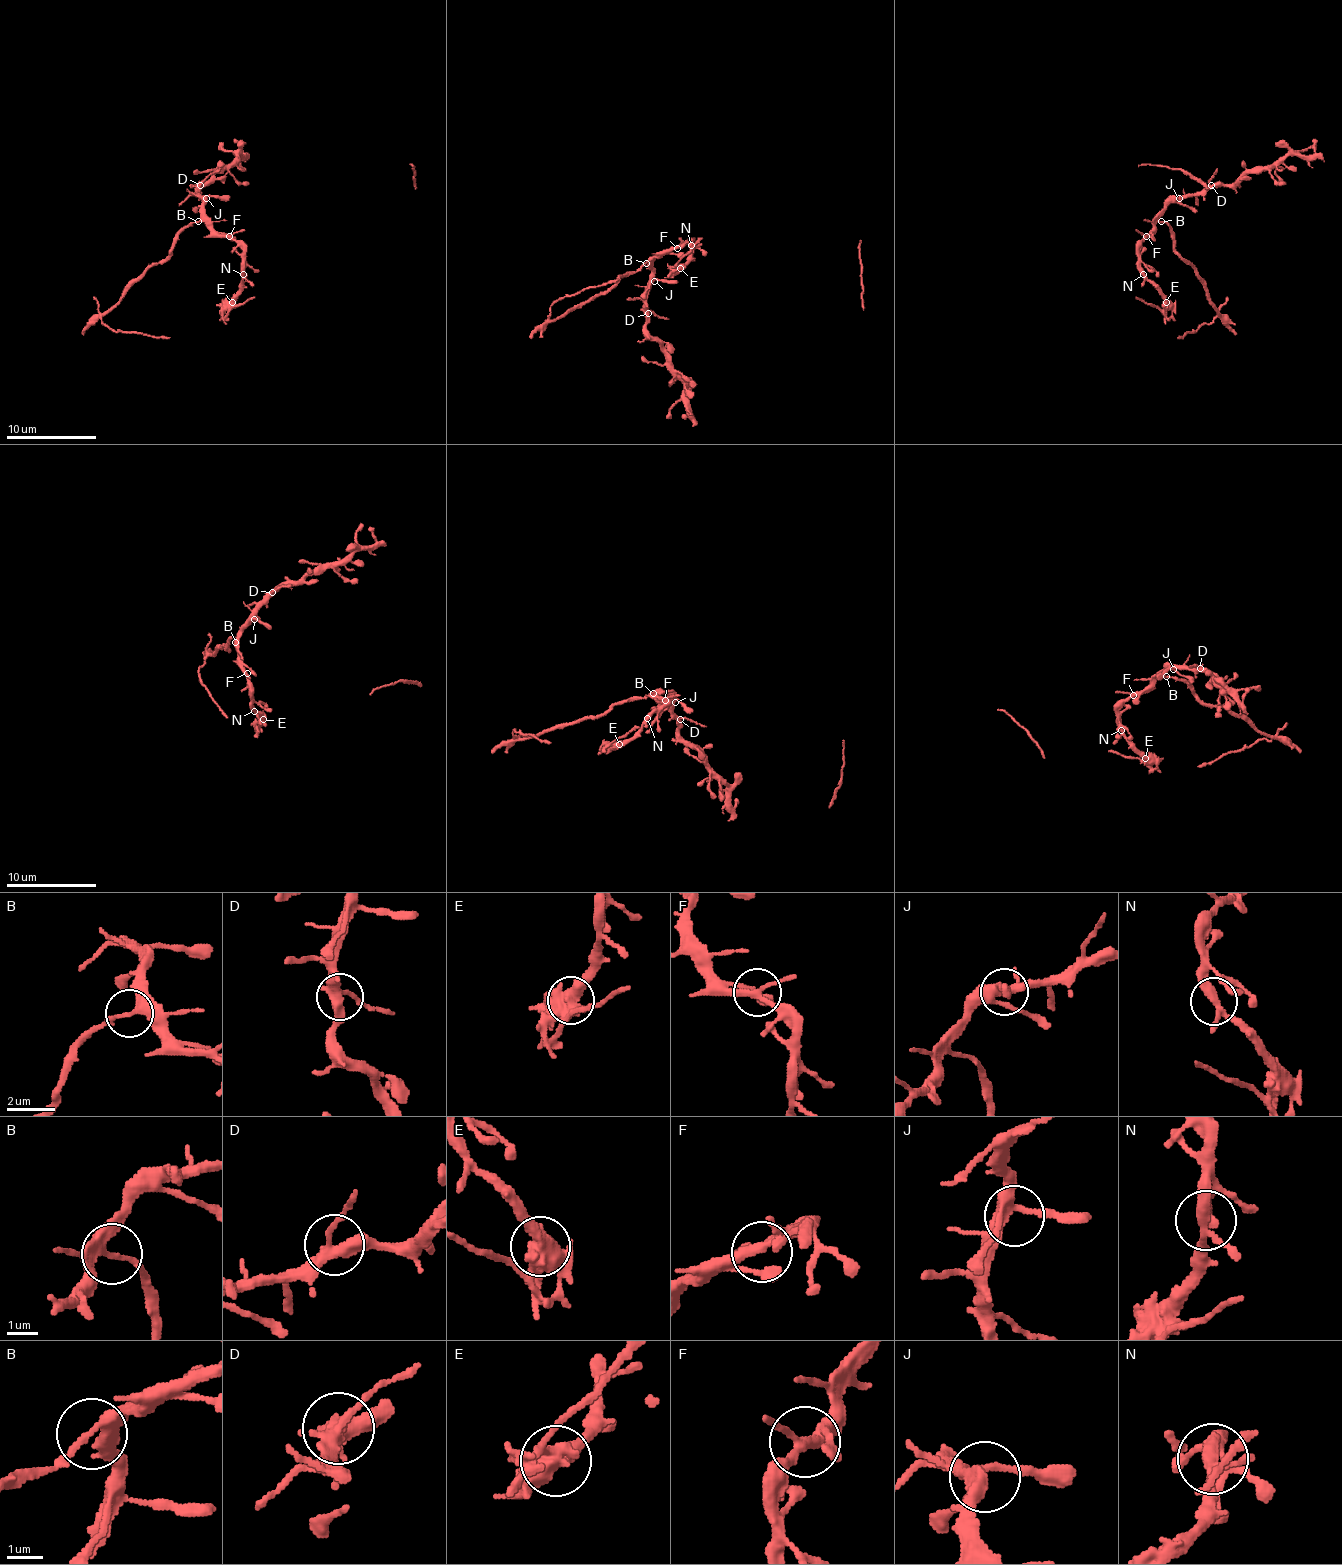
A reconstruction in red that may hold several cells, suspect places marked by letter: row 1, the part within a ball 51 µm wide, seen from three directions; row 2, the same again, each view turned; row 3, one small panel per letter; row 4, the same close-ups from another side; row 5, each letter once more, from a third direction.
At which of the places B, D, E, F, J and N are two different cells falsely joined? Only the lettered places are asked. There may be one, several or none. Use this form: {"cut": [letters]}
{"cut": ["B", "E"]}

